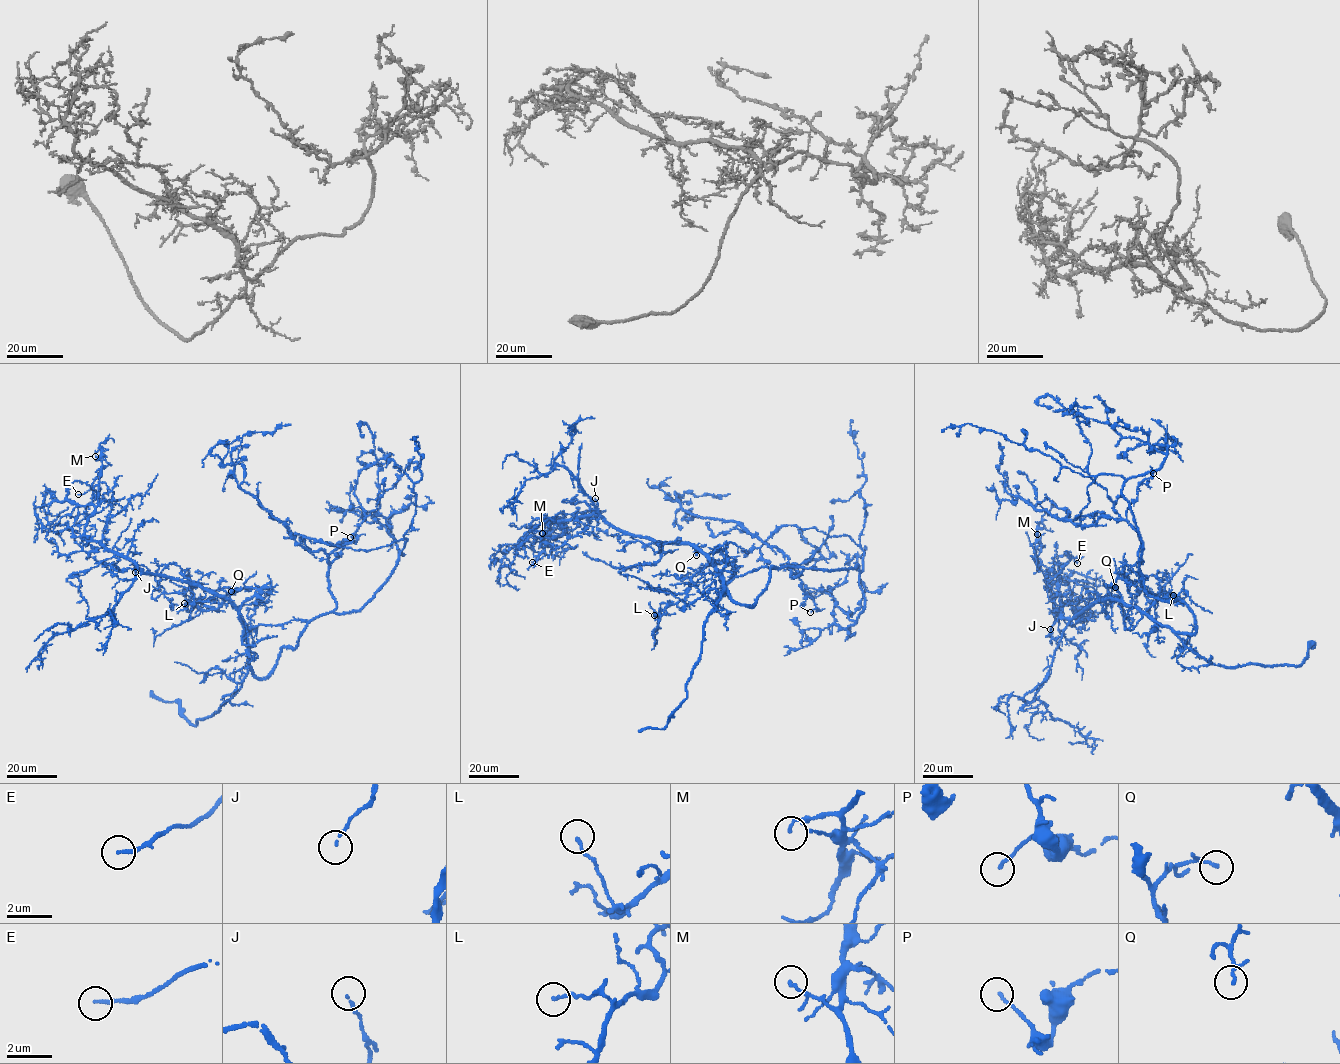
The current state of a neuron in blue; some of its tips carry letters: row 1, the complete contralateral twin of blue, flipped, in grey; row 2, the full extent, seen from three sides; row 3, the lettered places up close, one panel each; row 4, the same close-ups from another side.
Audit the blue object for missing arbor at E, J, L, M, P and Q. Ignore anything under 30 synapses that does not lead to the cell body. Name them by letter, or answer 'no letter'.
L

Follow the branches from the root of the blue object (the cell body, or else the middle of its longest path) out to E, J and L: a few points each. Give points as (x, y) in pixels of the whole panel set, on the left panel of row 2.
E: (252, 628), (223, 596), (87, 540), (95, 507), (67, 499), (67, 487), (91, 488), (78, 494)
J: (252, 628), (244, 632), (241, 617), (223, 596), (183, 581), (144, 572), (137, 564), (135, 572)
L: (252, 628), (244, 632), (240, 607), (257, 589), (228, 593), (217, 610), (199, 602), (189, 611), (184, 603)

